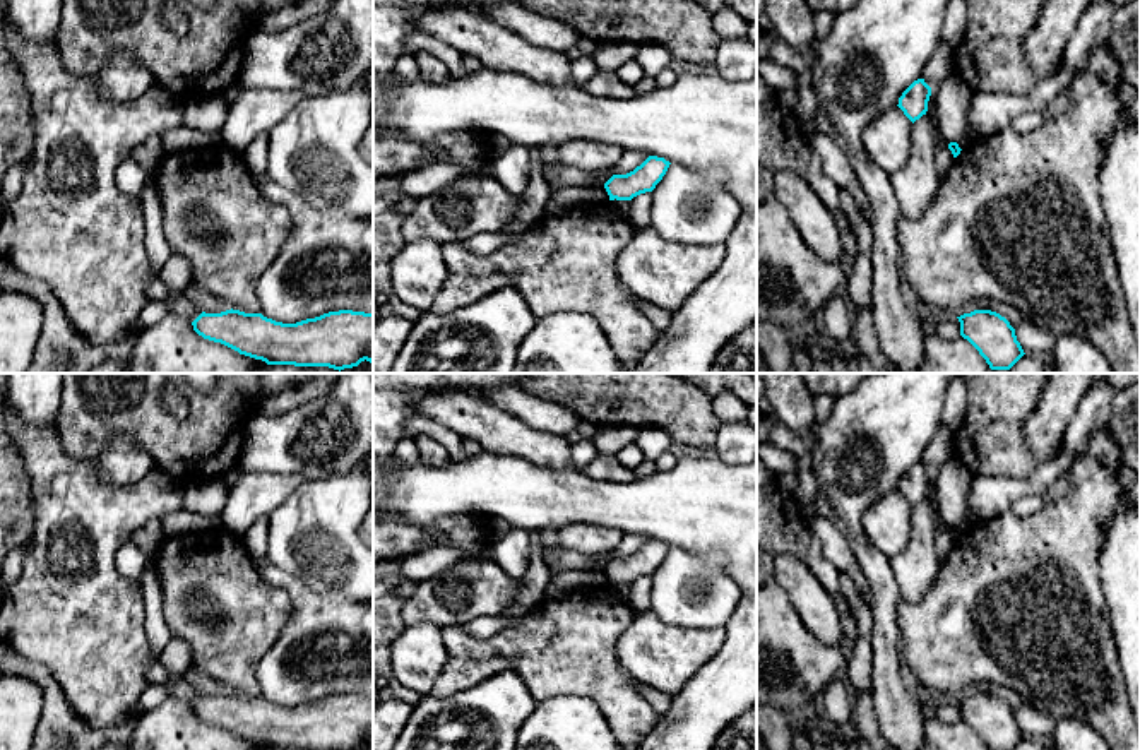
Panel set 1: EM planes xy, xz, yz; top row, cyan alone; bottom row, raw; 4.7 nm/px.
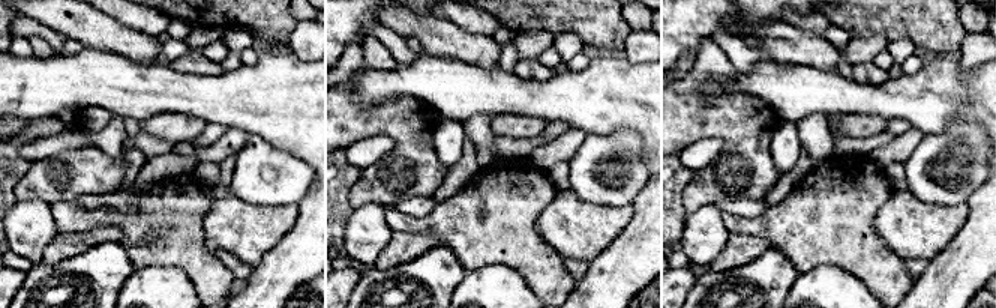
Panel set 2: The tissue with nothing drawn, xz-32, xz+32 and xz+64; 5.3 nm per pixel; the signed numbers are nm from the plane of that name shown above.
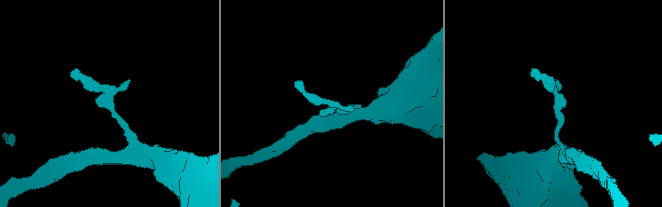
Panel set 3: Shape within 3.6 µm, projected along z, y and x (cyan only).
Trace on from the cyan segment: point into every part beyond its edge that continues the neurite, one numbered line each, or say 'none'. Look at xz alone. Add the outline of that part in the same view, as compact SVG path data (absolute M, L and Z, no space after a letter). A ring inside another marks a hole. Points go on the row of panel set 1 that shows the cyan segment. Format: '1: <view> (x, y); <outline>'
none

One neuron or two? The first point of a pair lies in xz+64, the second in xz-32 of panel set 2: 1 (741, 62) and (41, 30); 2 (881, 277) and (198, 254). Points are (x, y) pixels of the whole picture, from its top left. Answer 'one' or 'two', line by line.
1: one
2: one

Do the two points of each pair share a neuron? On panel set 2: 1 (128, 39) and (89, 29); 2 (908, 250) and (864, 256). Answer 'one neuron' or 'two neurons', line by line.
1: one neuron
2: two neurons

